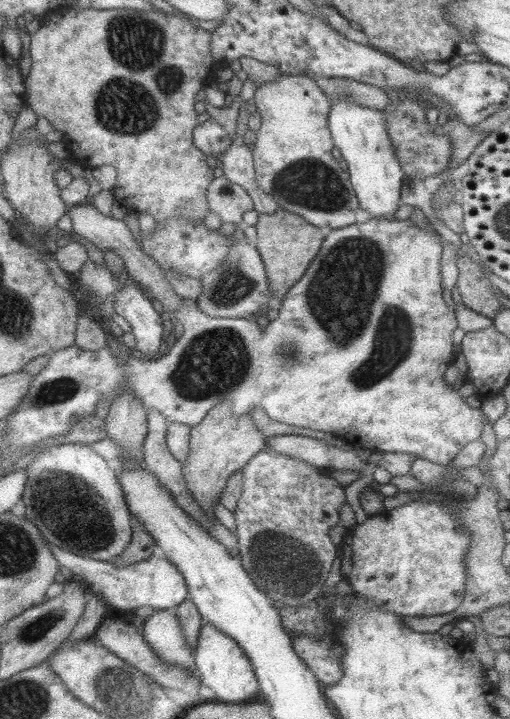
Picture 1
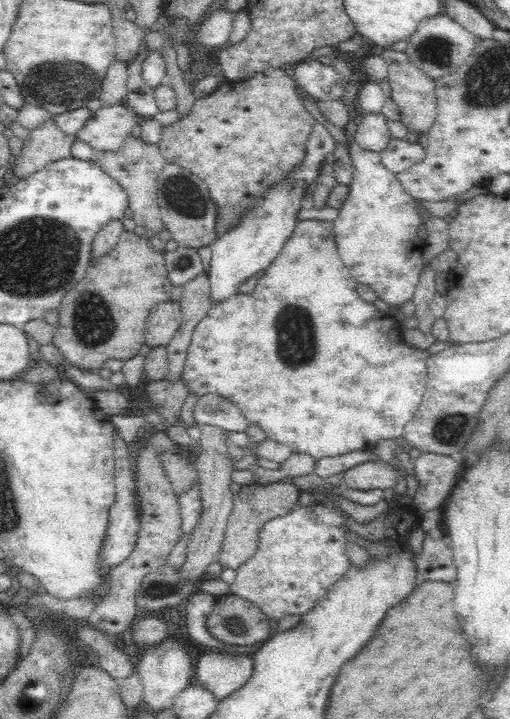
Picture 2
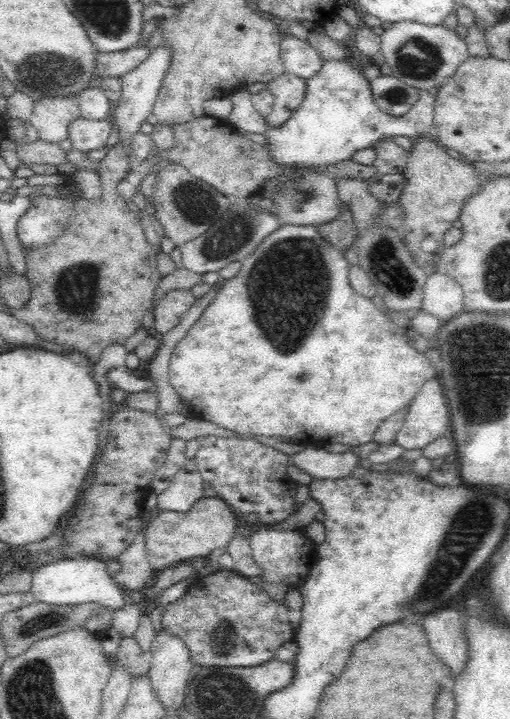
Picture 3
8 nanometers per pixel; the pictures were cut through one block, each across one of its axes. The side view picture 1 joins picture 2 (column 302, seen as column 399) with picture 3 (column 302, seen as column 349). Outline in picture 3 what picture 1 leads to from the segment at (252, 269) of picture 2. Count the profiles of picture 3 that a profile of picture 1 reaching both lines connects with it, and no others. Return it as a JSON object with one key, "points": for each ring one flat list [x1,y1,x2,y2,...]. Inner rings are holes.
{"points":[[346,58,344,60,328,60,324,68,306,82,306,98,298,106,298,110,282,124,282,126,268,126,266,120,254,110,252,106,252,94,248,88,234,86,230,92,232,102,232,114,228,118,228,124,238,132,256,132,262,134,268,142,266,156,280,168,276,176,266,178,252,194,248,194,248,202,260,210,270,212,272,216,278,216,274,196,280,186,286,186,288,182,304,180,310,174,320,172,320,168,336,166,340,162,352,160,352,156,360,150,374,148,376,142,392,140,396,136,416,138,416,136,428,136,430,140,438,142,434,134,434,98,436,90,424,90,422,98,416,102,416,106,402,118,396,118,392,114,386,114,380,110,380,106,372,98,370,82,360,74,356,68,352,68]]}

